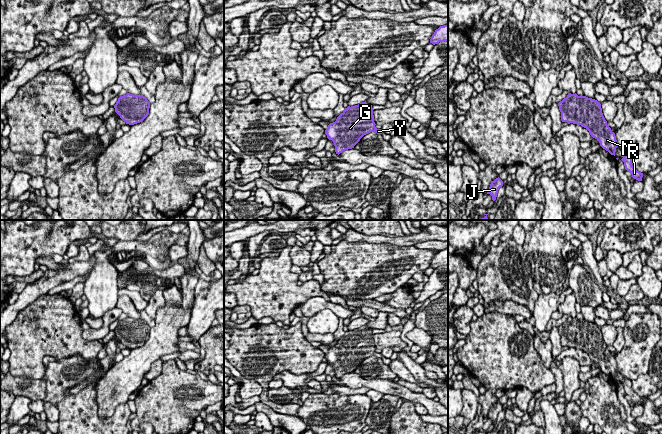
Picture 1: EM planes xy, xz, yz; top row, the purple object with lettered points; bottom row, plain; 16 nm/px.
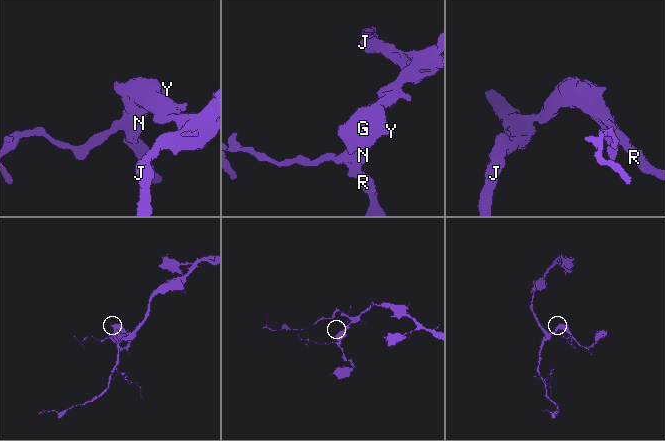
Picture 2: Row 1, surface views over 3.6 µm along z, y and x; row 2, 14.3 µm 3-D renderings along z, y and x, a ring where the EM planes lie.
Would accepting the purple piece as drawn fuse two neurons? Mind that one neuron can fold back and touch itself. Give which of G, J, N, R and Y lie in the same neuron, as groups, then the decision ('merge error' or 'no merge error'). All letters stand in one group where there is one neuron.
G J N R Y; no merge error

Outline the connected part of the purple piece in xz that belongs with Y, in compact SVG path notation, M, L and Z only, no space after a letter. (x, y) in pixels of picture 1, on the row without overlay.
M365 325L345 332L336 345L328 349L325 358L334 366L335 376L339 379L354 372L360 363L370 356L382 358L382 354L375 349L372 329Z

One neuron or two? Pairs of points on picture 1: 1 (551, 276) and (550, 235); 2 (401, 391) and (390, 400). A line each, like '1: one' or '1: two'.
1: one
2: two

